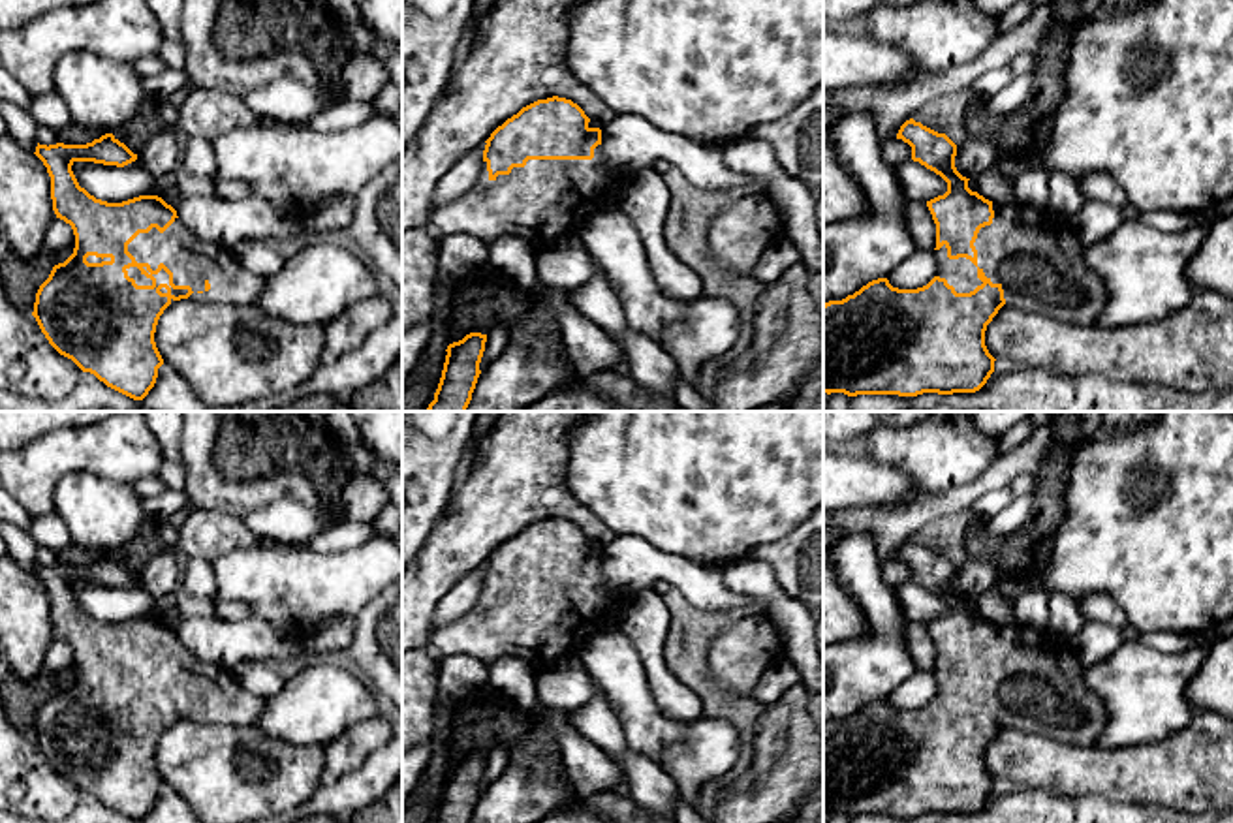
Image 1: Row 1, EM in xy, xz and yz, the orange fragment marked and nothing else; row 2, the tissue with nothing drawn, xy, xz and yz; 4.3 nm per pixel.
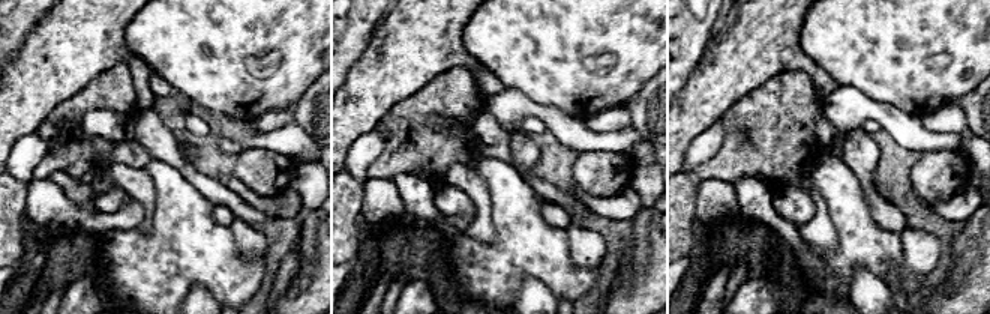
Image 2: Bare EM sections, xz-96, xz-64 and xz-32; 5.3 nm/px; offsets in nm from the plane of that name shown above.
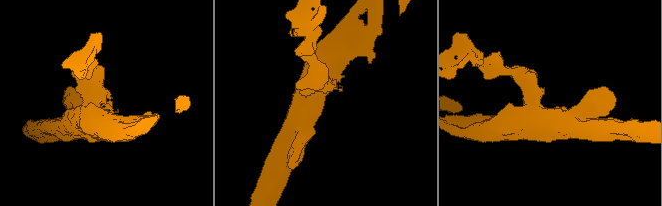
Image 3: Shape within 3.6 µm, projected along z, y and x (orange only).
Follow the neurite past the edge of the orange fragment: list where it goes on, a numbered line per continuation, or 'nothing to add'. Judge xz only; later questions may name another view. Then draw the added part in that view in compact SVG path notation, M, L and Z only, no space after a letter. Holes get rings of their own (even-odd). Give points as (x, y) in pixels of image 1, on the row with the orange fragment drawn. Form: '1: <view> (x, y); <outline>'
1: xz (547, 200); M601 145L592 160L528 160L494 180L481 162L477 182L462 201L440 207L430 222L440 237L466 233L489 246L513 235L538 252L558 239L577 237L596 205L611 203L626 177Z

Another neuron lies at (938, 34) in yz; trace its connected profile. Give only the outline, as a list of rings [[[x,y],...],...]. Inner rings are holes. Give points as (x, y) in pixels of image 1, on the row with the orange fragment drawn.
[[[919,0],[904,8],[878,6],[863,19],[865,34],[908,51],[921,70],[947,70],[974,62],[1000,34],[1000,17],[981,11],[974,0]]]

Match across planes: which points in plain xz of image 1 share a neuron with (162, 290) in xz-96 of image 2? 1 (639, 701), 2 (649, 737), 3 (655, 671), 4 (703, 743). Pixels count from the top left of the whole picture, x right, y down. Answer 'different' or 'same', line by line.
1: same
2: same
3: different
4: different

